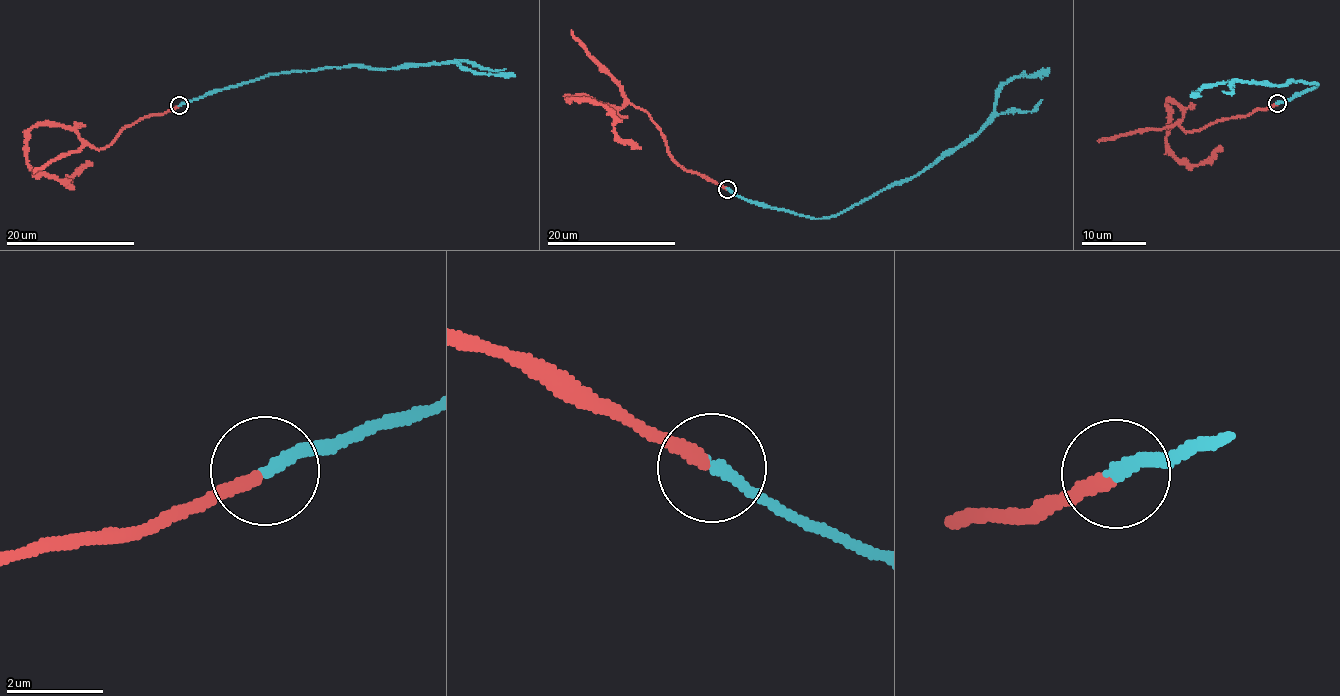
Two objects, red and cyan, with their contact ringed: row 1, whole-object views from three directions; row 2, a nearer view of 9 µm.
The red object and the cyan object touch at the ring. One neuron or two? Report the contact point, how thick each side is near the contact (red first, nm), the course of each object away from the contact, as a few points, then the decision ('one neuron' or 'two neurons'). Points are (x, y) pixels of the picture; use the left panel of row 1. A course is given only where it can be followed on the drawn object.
place (179, 105); calibres 280 and 240 nm; course red (178, 106), (123, 127), (102, 149), (60, 126), (29, 130), (26, 160), (37, 170), (66, 184), (92, 162); course cyan (179, 106), (267, 75), (335, 67), (396, 69), (456, 63), (480, 74), (515, 76); one neuron

